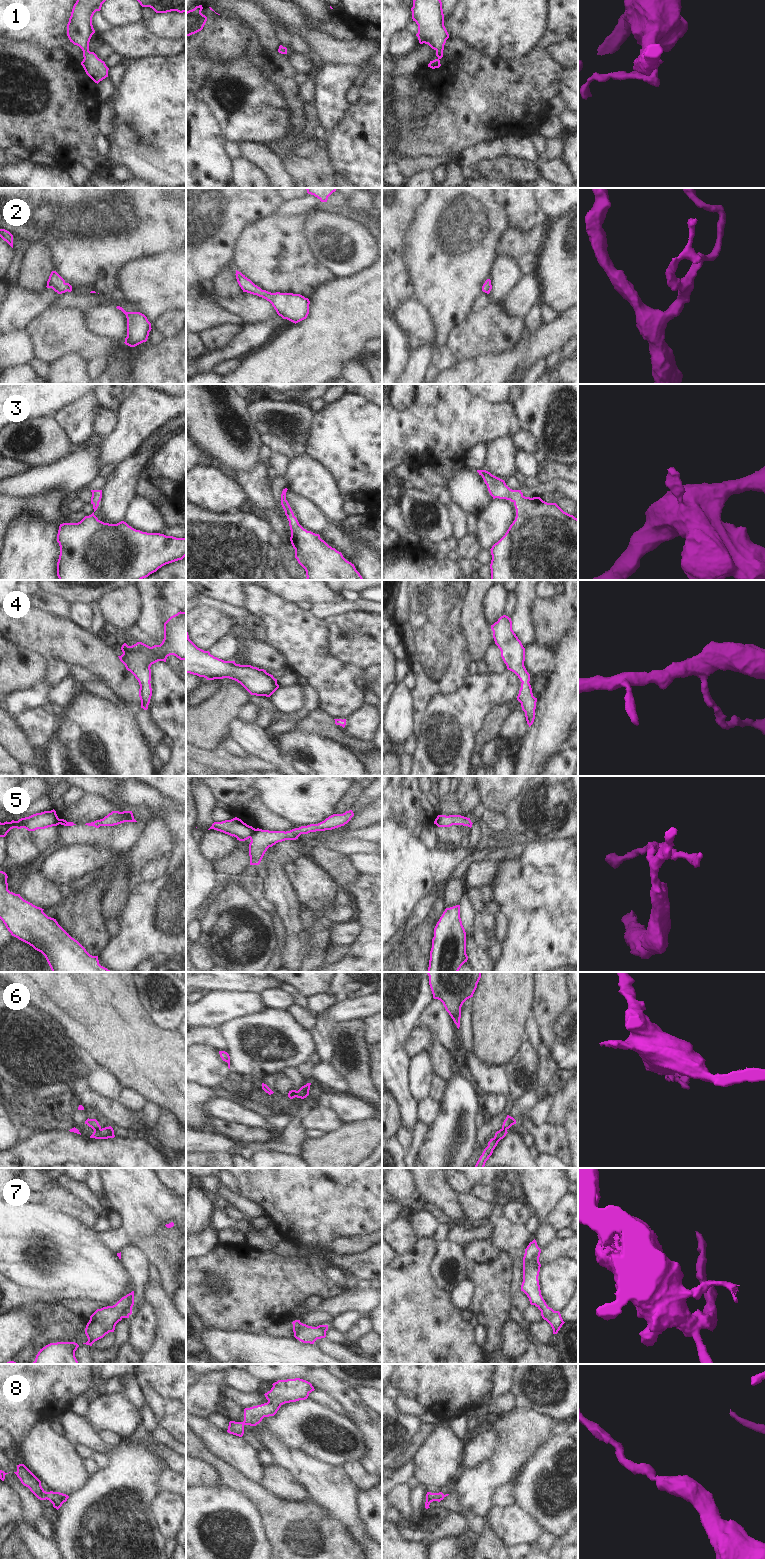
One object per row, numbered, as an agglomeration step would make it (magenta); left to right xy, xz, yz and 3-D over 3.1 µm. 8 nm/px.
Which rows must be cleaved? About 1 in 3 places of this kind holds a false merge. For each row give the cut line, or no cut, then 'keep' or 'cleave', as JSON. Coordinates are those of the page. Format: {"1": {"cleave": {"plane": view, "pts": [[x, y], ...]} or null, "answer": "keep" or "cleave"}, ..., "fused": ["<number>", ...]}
{"1": {"cleave": null, "answer": "keep"}, "2": {"cleave": null, "answer": "keep"}, "3": {"cleave": null, "answer": "keep"}, "4": {"cleave": null, "answer": "keep"}, "5": {"cleave": {"plane": "xz", "pts": [[256, 829], [249, 837]]}, "answer": "cleave"}, "6": {"cleave": {"plane": "xy", "pts": [[100, 1128], [94, 1131]]}, "answer": "cleave"}, "7": {"cleave": null, "answer": "keep"}, "8": {"cleave": null, "answer": "keep"}, "fused": ["5", "6"]}

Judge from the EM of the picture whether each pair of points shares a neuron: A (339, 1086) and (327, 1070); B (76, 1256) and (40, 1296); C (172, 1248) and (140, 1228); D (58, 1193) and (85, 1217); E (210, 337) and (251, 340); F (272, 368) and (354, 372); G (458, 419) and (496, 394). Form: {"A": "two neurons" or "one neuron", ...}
{"A": "one neuron", "B": "two neurons", "C": "one neuron", "D": "one neuron", "E": "two neurons", "F": "two neurons", "G": "two neurons"}

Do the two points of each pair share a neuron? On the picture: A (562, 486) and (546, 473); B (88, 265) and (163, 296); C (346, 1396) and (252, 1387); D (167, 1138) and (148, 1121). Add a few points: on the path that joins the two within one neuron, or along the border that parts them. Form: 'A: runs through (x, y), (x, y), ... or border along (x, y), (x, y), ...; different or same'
A: border along (567, 480), (553, 479), (541, 484); different
B: border along (134, 260), (128, 261), (119, 272), (118, 294); different
C: border along (249, 1374), (261, 1382); different
D: border along (162, 1110), (158, 1123), (152, 1132); different

